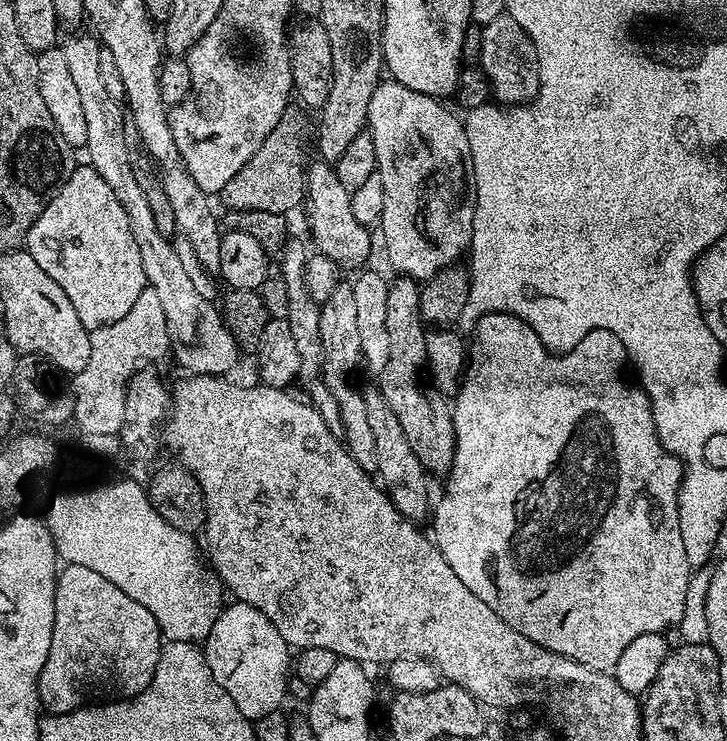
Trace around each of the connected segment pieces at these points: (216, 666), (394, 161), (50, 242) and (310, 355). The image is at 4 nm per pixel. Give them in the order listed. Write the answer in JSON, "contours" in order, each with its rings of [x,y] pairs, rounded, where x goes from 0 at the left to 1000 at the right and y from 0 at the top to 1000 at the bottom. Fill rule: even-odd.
{"contours":[[[[326,810],[309,816],[294,845],[290,846],[289,856],[279,865],[278,879],[294,916],[319,941],[325,954],[341,972],[349,974],[389,954],[387,950],[396,939],[395,916],[402,904],[402,877],[388,861],[388,856],[382,854],[382,848],[352,819]]],[[[528,105],[514,121],[514,132],[509,132],[506,150],[503,175],[514,186],[517,231],[523,233],[531,262],[531,278],[520,304],[520,312],[528,317],[528,340],[545,370],[565,372],[574,381],[589,379],[611,362],[626,358],[631,345],[637,340],[640,344],[649,332],[655,252],[649,250],[646,190],[641,186],[637,161],[611,140],[615,139],[598,130],[575,127],[564,116]]],[[[107,224],[96,235],[96,240],[80,256],[80,262],[58,283],[52,300],[41,305],[41,316],[36,337],[91,391],[91,402],[102,412],[113,440],[122,445],[151,440],[151,435],[162,435],[184,413],[190,397],[201,387],[204,377],[195,364],[195,348],[190,344],[190,332],[184,327],[184,316],[179,310],[179,294],[173,294],[173,283],[168,283],[168,273],[151,251],[146,251],[140,235],[135,235],[124,224]]],[[[399,318],[393,323],[382,348],[385,350],[384,371],[393,381],[393,397],[398,398],[398,417],[395,418],[393,435],[399,440],[399,445],[403,447],[403,457],[409,463],[411,480],[409,520],[418,526],[420,532],[417,530],[417,533],[425,540],[425,544],[442,559],[443,567],[454,583],[461,588],[472,590],[473,576],[470,575],[465,543],[454,532],[454,526],[446,516],[447,474],[443,472],[442,447],[439,444],[442,433],[440,410],[426,402],[425,394],[421,391],[420,354],[422,347],[424,337],[421,337],[417,327],[406,321],[406,318]]]]}

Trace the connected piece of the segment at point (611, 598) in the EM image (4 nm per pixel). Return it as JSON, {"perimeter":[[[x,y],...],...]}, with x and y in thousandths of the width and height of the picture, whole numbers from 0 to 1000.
{"perimeter":[[[671,421],[662,426],[652,439],[652,447],[655,449],[649,453],[649,462],[646,456],[646,484],[642,487],[641,511],[634,517],[631,529],[624,536],[624,544],[620,547],[624,591],[627,592],[624,623],[622,632],[613,640],[616,655],[612,656],[605,676],[601,680],[598,676],[597,690],[591,696],[591,703],[594,702],[593,722],[598,727],[608,753],[613,753],[613,758],[619,758],[619,769],[624,769],[624,775],[630,775],[630,780],[638,787],[641,796],[646,796],[646,802],[652,802],[656,807],[663,807],[663,812],[669,812],[669,818],[674,818],[674,823],[680,823],[680,829],[685,829],[685,834],[691,834],[691,839],[707,845],[707,850],[713,850],[713,856],[724,856],[724,861],[729,861],[729,866],[740,866],[740,872],[751,872],[751,877],[762,877],[762,883],[773,883],[807,901],[840,908],[847,900],[850,888],[856,884],[856,877],[861,876],[861,872],[867,870],[872,861],[882,860],[883,856],[912,854],[917,850],[916,848],[922,846],[923,842],[933,841],[941,831],[941,819],[946,815],[946,776],[949,776],[949,768],[944,758],[944,741],[938,738],[938,715],[933,699],[933,661],[935,660],[935,649],[941,646],[942,628],[926,610],[917,610],[911,602],[900,575],[897,544],[884,522],[876,521],[873,517],[869,520],[858,509],[858,501],[867,497],[867,487],[864,474],[856,467],[850,451],[845,451],[839,445],[812,445],[812,451],[806,451],[806,456],[801,456],[801,462],[795,462],[795,467],[790,467],[790,472],[766,478],[754,474],[754,468],[748,466],[746,456],[740,456],[740,451],[735,451],[735,445],[722,432],[695,421]]]}

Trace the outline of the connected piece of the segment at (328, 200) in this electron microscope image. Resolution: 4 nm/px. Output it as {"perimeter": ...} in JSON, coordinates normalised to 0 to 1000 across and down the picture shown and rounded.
{"perimeter":[[[439,213],[421,229],[421,275],[429,279],[429,318],[444,344],[462,352],[464,358],[495,356],[512,340],[512,318],[508,309],[492,294],[481,279],[484,260],[465,246],[461,225],[450,216]]]}

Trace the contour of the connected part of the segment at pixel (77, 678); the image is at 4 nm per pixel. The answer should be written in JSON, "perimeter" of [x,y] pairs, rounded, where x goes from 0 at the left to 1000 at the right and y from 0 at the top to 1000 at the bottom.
{"perimeter":[[[88,761],[77,773],[69,883],[63,883],[63,899],[50,920],[56,957],[84,966],[117,954],[121,934],[153,928],[161,941],[186,939],[206,926],[221,870],[220,846],[201,818],[168,802],[157,785],[120,764]]]}

